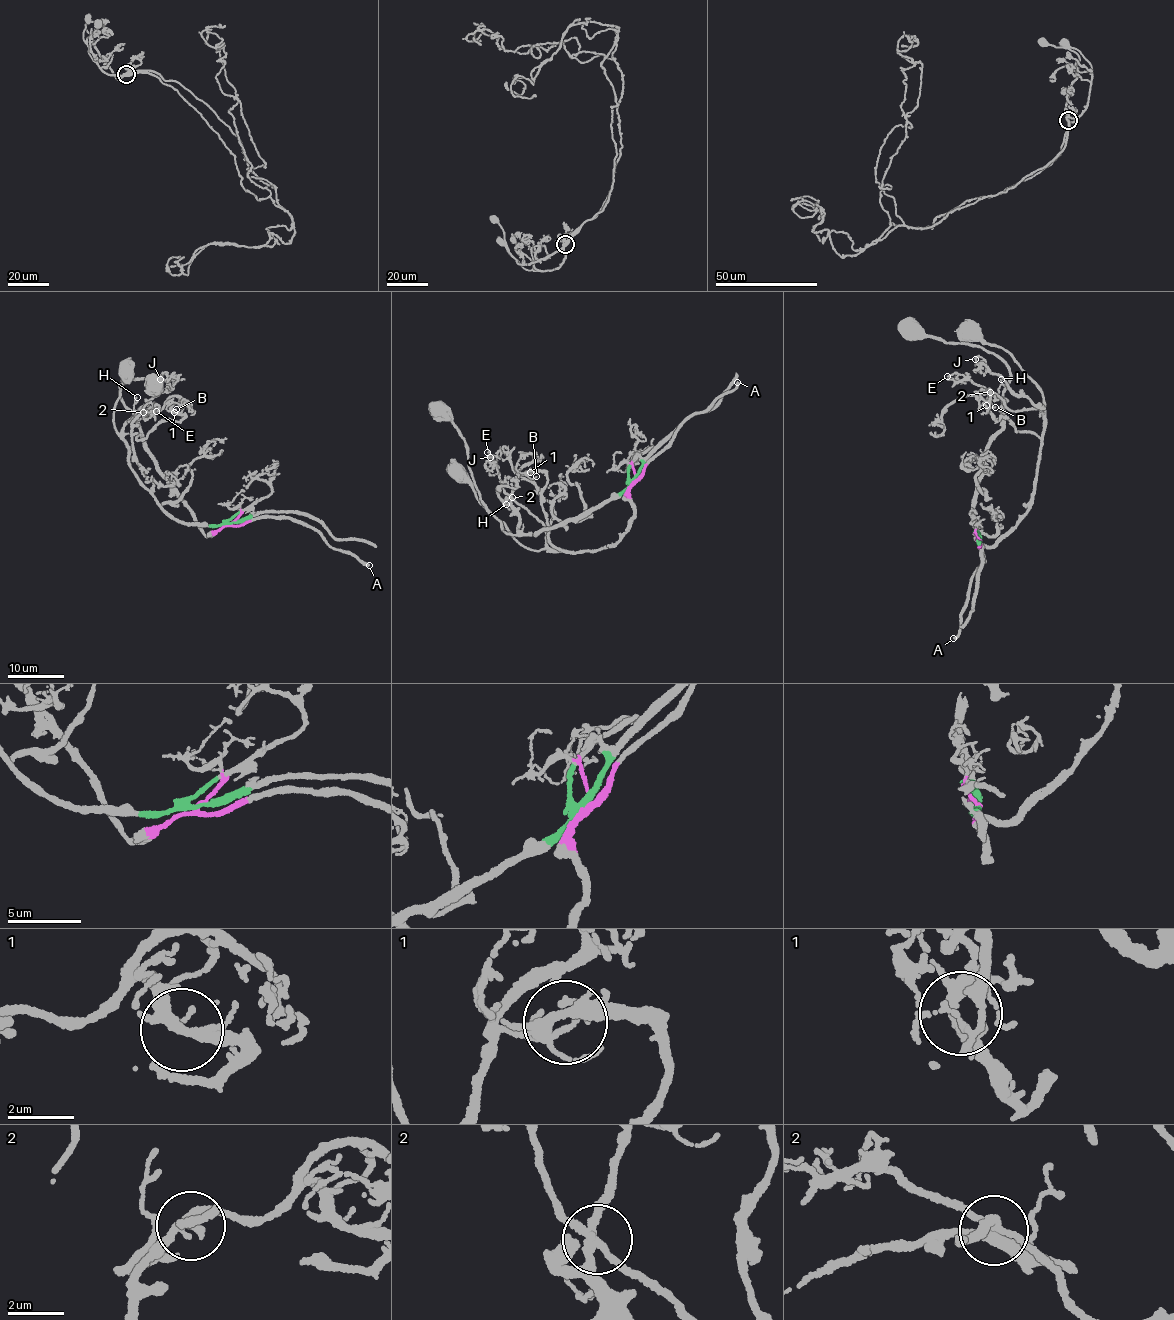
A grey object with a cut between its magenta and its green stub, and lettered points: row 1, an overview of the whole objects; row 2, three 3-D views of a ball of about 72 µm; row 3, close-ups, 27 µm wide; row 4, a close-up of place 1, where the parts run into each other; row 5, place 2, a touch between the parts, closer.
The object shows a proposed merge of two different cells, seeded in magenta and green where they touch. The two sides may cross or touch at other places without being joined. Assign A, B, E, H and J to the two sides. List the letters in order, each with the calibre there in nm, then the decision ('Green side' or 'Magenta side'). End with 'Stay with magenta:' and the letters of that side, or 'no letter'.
A: Thickness 360 nm. Magenta side
B: Thickness 100 nm. Magenta side
E: Thickness 110 nm. Magenta side
H: Thickness 140 nm. Green side
J: Thickness 180 nm. Magenta side
Stay with magenta: A, B, E, J

